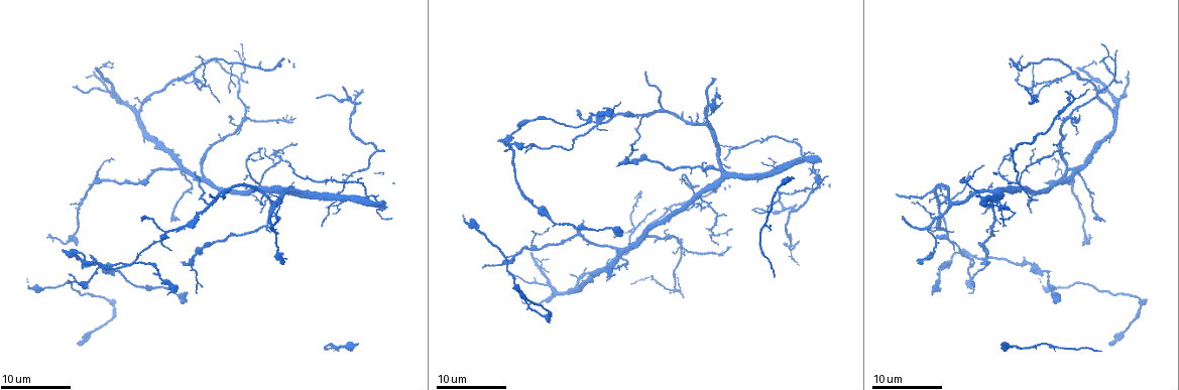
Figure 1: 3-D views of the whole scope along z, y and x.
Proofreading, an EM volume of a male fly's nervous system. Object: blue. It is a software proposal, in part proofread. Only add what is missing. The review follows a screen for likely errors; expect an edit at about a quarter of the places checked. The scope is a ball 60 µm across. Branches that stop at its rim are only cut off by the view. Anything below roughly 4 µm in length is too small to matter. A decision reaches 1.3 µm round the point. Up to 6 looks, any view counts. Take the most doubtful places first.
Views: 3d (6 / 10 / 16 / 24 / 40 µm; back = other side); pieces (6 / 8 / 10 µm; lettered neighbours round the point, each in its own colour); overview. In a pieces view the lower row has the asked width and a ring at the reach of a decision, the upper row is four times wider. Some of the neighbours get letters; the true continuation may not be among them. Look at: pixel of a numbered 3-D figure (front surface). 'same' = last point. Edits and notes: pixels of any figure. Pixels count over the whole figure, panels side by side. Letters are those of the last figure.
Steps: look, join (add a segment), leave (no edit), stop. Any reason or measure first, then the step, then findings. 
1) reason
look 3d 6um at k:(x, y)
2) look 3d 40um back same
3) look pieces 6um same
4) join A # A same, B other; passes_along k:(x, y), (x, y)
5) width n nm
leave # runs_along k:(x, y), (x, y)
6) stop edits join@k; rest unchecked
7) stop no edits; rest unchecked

look pieces 8um at 1:(485, 268)

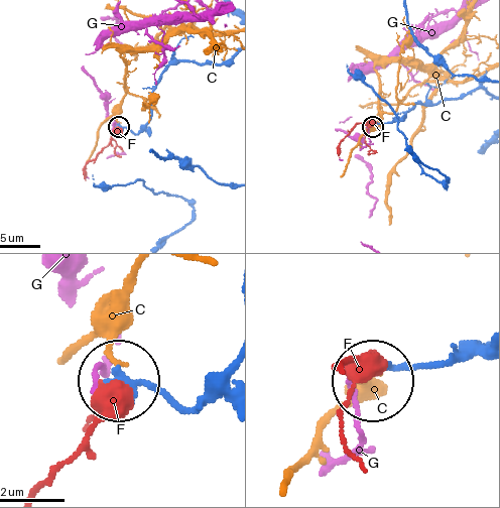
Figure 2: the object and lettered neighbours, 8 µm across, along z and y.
leave # C other, F other, G other; runs_along 2:(227, 366), (178, 407), (124, 385); none of them fits

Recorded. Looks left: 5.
free end
look 3d 6um at 1:(164, 237)

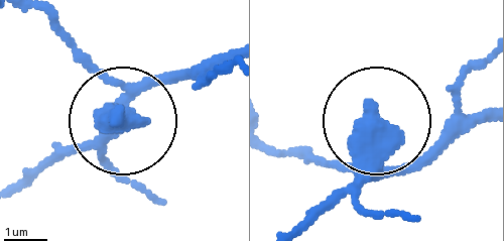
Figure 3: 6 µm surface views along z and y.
look pieces 6um at 3:(117, 118)

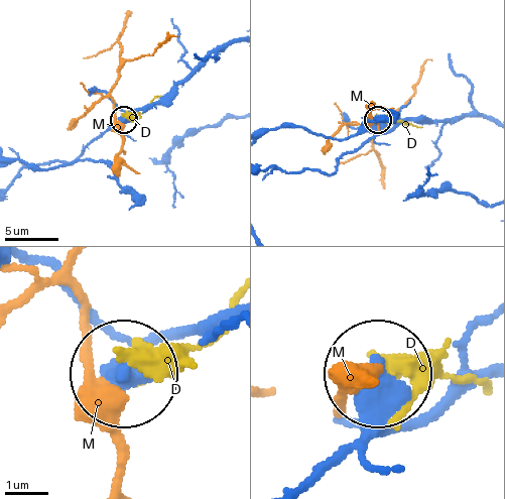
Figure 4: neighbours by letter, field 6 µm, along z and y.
leave # D other, M other; runs_along 4:(234, 306), (169, 332), (129, 375); none of them fits

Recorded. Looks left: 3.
free end
look 3d 6um at 1:(333, 350)

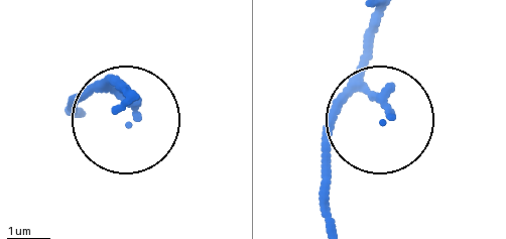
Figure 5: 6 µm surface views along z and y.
look pieces 10um at 5:(392, 116)

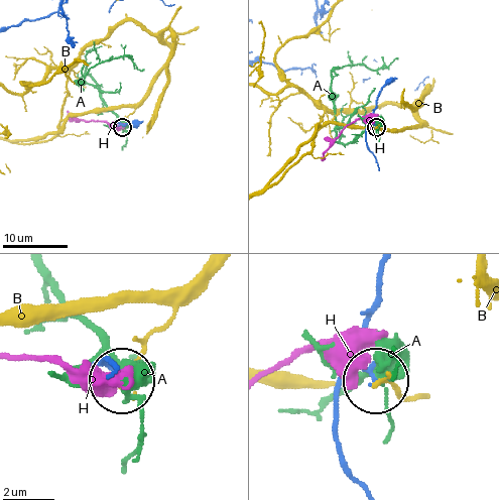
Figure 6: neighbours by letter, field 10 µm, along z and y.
leave # A other, B other, H other; none of them fits

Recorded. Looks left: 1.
stop no edits; rest unchecked

